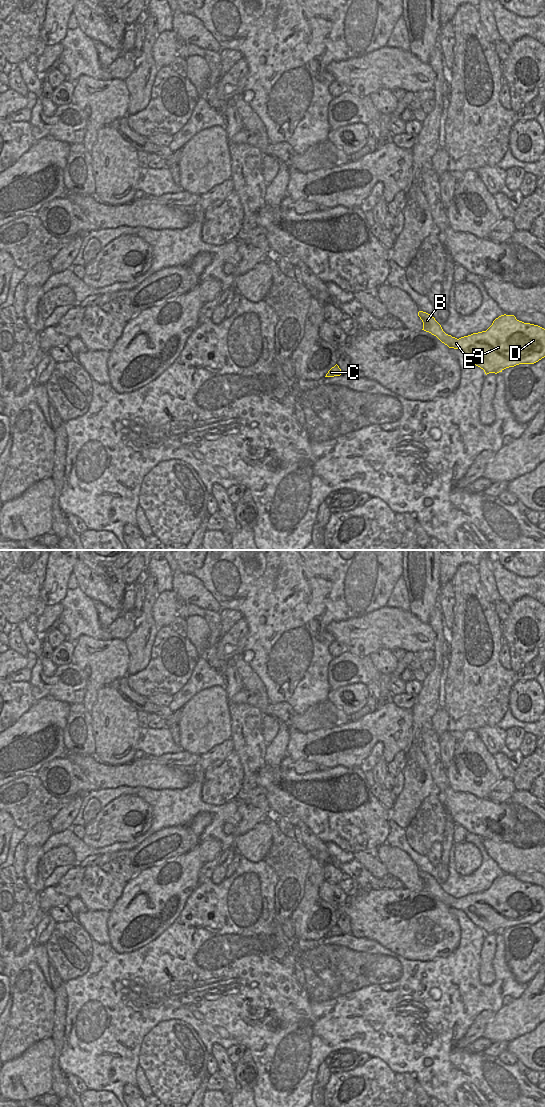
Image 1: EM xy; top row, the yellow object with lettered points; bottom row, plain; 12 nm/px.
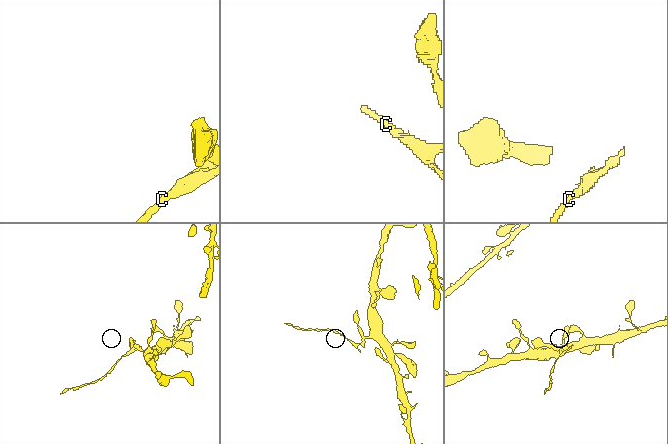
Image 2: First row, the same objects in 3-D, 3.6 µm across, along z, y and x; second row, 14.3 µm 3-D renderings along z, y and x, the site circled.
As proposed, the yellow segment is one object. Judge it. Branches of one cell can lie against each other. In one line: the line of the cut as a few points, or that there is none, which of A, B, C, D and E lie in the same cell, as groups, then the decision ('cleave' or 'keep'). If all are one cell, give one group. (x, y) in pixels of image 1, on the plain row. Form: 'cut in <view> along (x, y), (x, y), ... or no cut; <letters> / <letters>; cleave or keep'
cut in xy along (447, 895), (448, 897), (445, 901), (448, 905); A D E / B C; cleave

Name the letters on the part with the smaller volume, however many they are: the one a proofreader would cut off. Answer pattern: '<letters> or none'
B, C.

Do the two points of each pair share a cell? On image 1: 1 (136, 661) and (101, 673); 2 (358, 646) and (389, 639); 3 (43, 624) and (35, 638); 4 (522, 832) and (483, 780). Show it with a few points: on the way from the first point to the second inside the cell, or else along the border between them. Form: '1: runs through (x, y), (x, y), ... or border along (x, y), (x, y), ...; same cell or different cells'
1: border along (123, 640), (128, 652), (127, 674); different cells
2: runs through (366, 639), (381, 639); same cell
3: border along (33, 628), (39, 635); different cells
4: border along (464, 791), (480, 798), (487, 798); different cells

